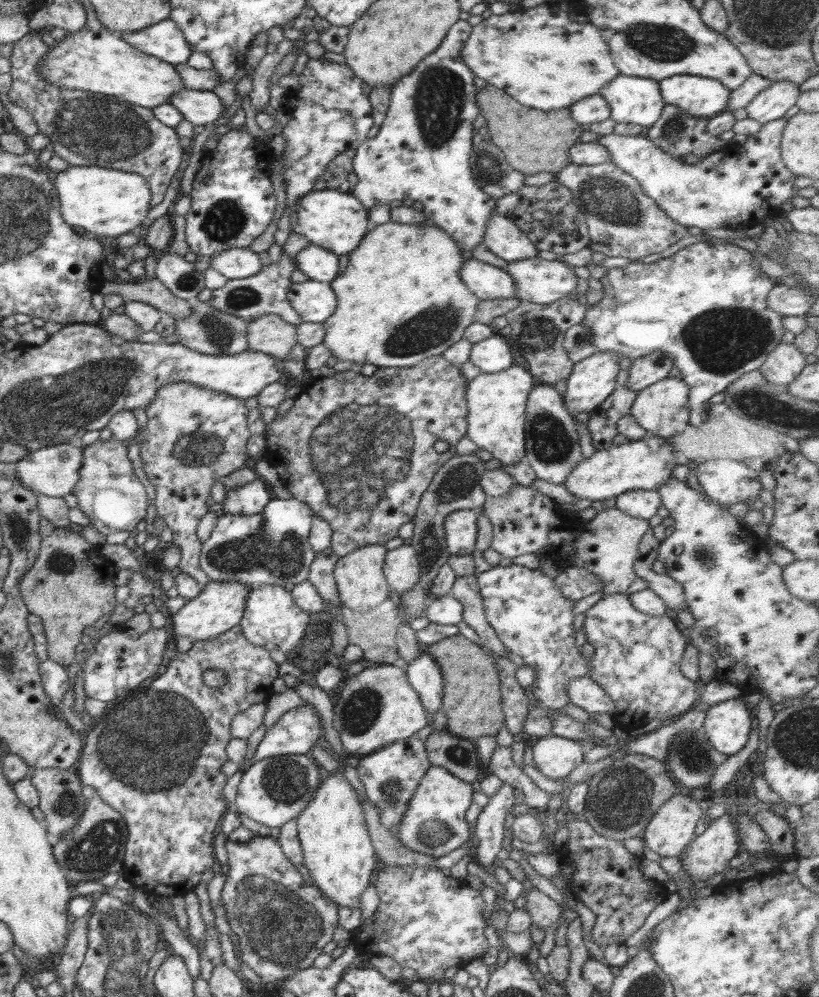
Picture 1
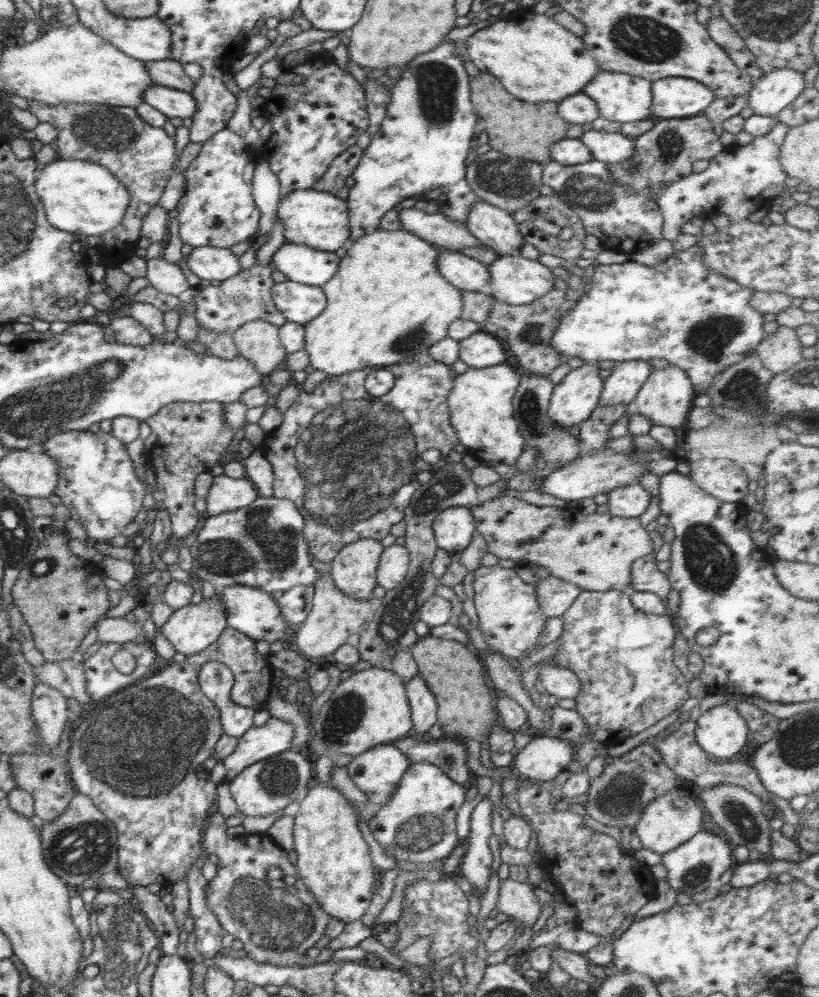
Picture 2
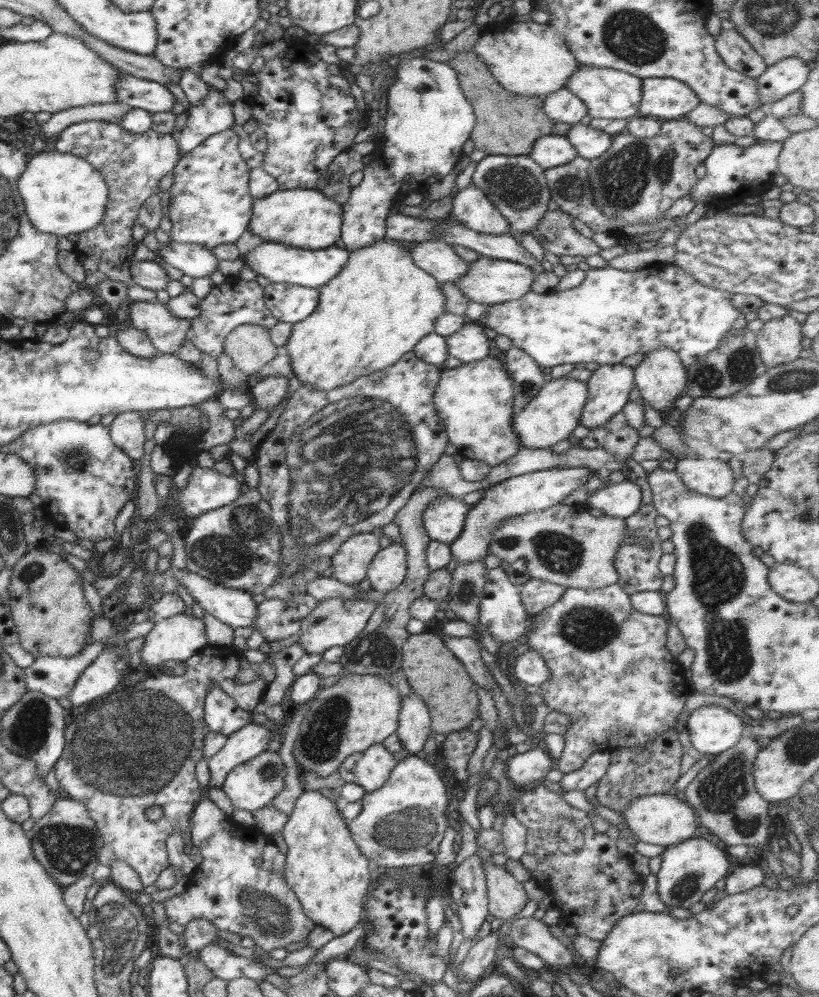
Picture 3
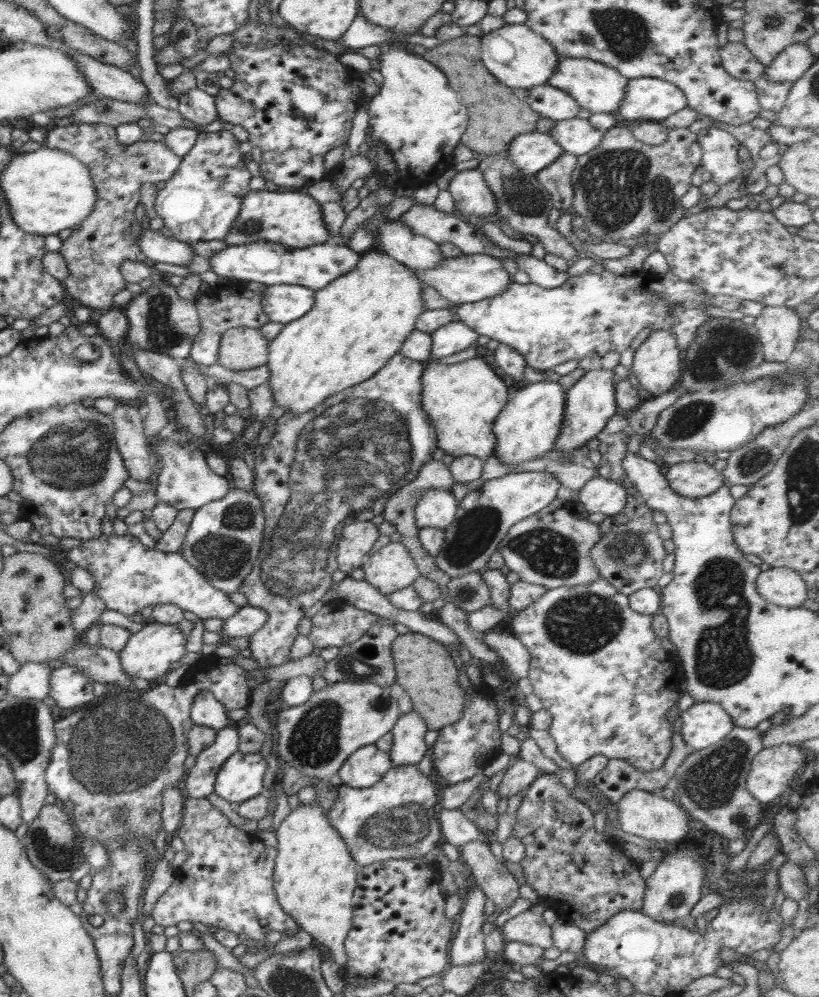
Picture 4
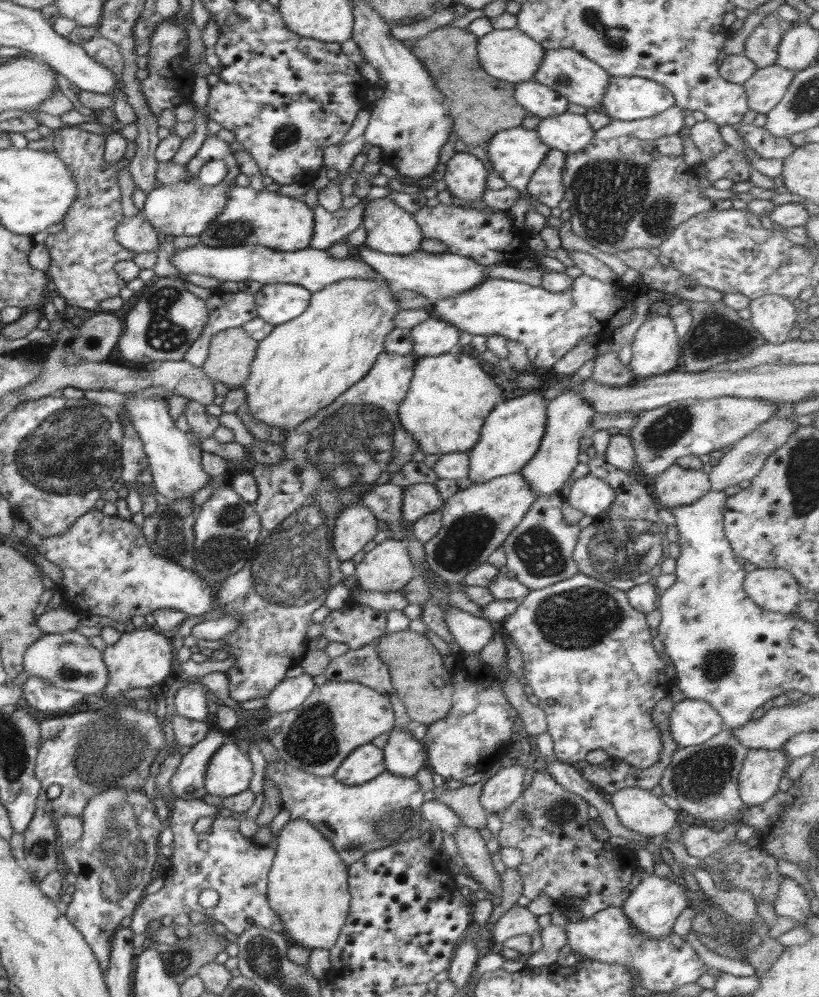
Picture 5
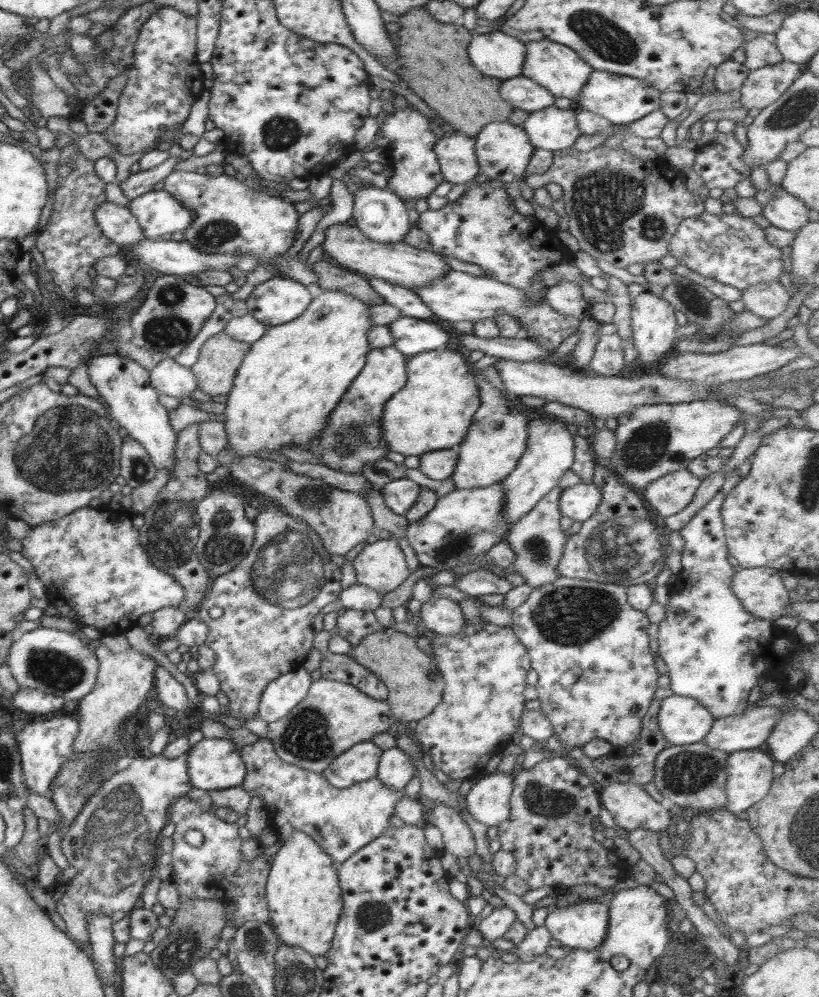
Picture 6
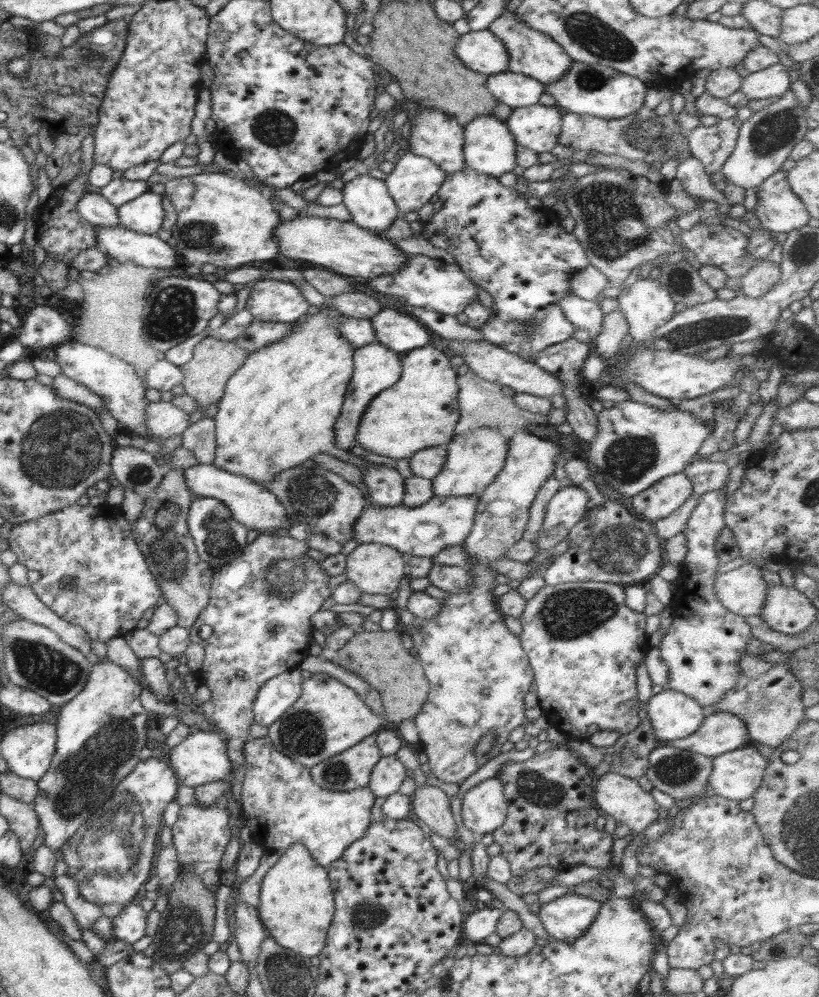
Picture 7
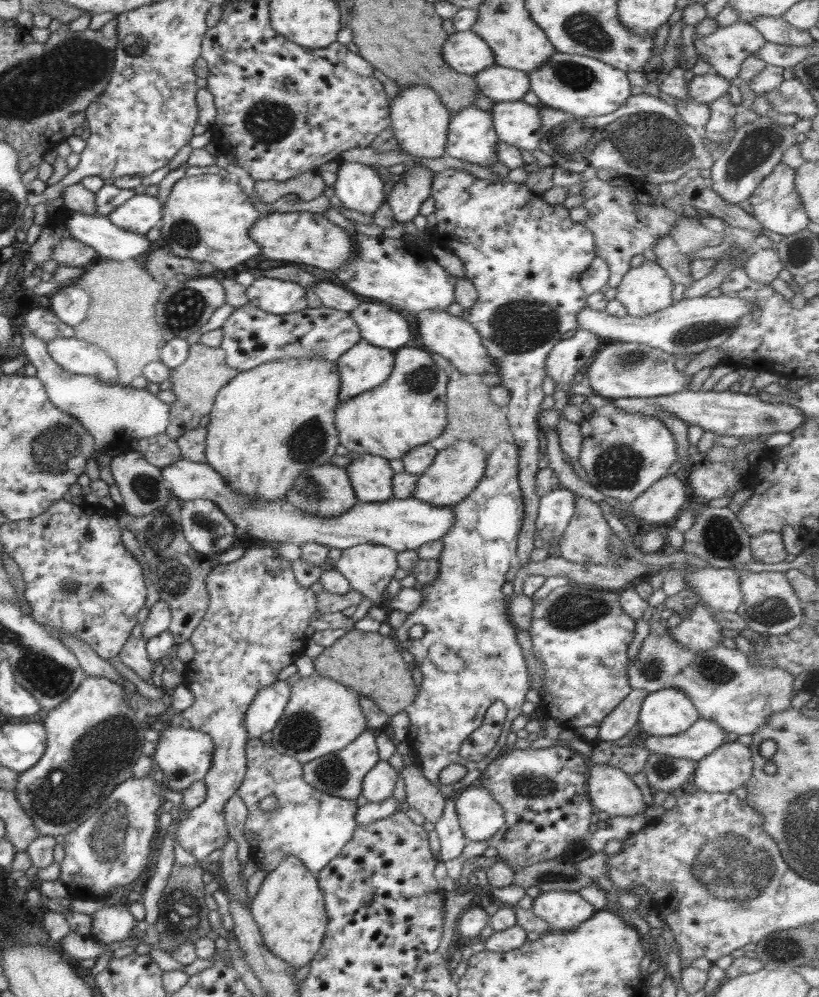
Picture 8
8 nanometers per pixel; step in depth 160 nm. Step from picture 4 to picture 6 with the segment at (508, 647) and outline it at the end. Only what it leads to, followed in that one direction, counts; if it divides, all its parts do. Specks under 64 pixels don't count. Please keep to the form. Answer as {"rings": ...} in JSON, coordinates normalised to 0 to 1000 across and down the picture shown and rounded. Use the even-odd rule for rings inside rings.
{"rings":[[[530,598],[515,606],[513,614],[516,625],[534,637],[558,637],[571,624],[562,607],[547,600]]]}

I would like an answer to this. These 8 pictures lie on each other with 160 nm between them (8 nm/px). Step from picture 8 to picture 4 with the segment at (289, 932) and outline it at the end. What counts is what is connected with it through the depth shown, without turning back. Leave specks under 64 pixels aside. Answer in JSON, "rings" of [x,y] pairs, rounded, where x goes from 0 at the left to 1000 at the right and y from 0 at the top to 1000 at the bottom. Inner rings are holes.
{"rings":[[[389,806],[366,807],[336,834],[339,859],[335,871],[335,894],[346,914],[363,925],[366,932],[383,940],[385,948],[398,950],[404,962],[422,971],[425,960],[420,943],[430,931],[430,900],[437,889],[437,867],[398,816],[400,814]]]}

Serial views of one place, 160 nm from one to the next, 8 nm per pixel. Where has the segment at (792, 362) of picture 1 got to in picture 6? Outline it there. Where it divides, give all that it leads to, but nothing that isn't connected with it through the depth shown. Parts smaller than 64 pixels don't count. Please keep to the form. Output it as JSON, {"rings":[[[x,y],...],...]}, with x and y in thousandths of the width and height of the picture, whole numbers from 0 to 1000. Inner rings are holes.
{"rings":[[[951,282],[926,284],[905,292],[910,309],[935,320],[937,324],[960,313],[965,299],[965,294]]]}

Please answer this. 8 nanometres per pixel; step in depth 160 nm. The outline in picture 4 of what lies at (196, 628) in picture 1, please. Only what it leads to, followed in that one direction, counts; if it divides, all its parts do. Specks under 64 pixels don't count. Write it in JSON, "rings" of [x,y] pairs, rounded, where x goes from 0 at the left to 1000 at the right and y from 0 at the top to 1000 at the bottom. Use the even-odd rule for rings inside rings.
{"rings":[[[181,623],[173,631],[161,635],[155,645],[145,652],[149,672],[155,678],[176,680],[186,686],[197,683],[206,674],[206,666],[220,662],[227,652],[227,637],[220,633],[217,626],[195,626]]]}

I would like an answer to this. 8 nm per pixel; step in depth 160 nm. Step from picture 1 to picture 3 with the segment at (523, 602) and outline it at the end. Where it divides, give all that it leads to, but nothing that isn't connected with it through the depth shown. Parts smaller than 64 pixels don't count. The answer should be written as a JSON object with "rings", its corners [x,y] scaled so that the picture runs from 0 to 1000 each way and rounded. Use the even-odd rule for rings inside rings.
{"rings":[[[612,569],[595,571],[591,596],[585,607],[586,629],[593,629],[598,636],[613,646],[632,642],[640,634],[645,636],[647,618],[637,607],[634,588],[620,581]]]}

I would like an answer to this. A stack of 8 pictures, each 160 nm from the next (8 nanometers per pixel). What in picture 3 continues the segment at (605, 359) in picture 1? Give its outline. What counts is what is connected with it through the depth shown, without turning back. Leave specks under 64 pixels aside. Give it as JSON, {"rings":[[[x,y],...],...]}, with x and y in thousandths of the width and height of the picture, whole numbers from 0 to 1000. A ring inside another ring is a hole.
{"rings":[[[674,380],[654,395],[650,403],[640,407],[635,415],[626,416],[624,430],[630,434],[635,446],[646,450],[664,450],[676,447],[684,441],[698,438],[698,432],[707,426],[713,403],[718,399],[718,386],[702,380]]]}

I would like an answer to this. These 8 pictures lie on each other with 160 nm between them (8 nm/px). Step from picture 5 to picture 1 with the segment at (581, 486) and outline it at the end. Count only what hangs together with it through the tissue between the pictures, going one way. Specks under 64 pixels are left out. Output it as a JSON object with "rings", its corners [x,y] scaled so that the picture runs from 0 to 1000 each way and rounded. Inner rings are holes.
{"rings":[[[779,490],[756,495],[751,509],[767,518],[791,522],[801,517],[806,506],[807,499],[802,491]]]}

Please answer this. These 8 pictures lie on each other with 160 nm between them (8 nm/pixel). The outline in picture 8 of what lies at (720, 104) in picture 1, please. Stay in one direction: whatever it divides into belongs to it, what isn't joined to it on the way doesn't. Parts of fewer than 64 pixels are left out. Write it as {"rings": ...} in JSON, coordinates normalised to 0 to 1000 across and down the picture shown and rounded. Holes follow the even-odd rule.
{"rings":[[[676,51],[663,65],[643,73],[647,90],[658,98],[659,105],[705,117],[745,114],[769,96],[770,85],[764,72],[755,70],[729,58],[709,54]]]}

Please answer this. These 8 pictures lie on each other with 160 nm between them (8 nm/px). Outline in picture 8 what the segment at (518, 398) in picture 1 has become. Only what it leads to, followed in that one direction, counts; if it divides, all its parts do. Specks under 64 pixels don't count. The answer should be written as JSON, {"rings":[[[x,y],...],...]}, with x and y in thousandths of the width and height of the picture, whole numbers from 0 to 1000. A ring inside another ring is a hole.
{"rings":[[[493,348],[481,354],[481,371],[469,385],[447,391],[409,411],[414,445],[432,455],[491,460],[505,448],[537,437],[546,426],[547,372],[536,369],[518,349]]]}

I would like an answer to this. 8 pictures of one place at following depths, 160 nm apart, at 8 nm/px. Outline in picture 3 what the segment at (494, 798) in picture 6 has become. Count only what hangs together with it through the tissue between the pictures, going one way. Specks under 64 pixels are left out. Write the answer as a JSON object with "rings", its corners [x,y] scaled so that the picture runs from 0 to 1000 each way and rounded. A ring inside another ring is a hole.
{"rings":[[[654,745],[640,755],[625,754],[618,762],[617,775],[629,789],[656,785],[678,770],[679,763],[672,758],[662,745]]]}

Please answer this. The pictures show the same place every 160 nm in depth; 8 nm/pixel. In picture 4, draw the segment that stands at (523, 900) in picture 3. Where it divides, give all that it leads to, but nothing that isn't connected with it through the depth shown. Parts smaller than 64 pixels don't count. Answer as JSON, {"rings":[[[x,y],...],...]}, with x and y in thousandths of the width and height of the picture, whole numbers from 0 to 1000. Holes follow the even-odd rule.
{"rings":[[[571,845],[562,851],[560,864],[573,869],[581,887],[593,901],[612,915],[635,900],[632,884],[620,874],[617,865],[608,864],[595,847]]]}

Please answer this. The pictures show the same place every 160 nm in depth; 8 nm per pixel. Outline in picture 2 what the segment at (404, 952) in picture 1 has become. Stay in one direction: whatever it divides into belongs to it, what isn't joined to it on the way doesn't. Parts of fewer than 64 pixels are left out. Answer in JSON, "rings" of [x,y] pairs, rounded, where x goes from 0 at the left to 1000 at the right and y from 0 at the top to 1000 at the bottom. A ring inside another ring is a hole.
{"rings":[[[545,880],[534,885],[505,884],[493,894],[493,905],[490,921],[482,927],[488,939],[481,950],[485,957],[503,948],[510,941],[525,939],[527,947],[523,955],[523,961],[534,965],[548,960],[557,955],[565,956],[567,953],[581,953],[585,949],[584,943],[574,938],[571,932],[571,901],[560,891],[557,880]]]}

